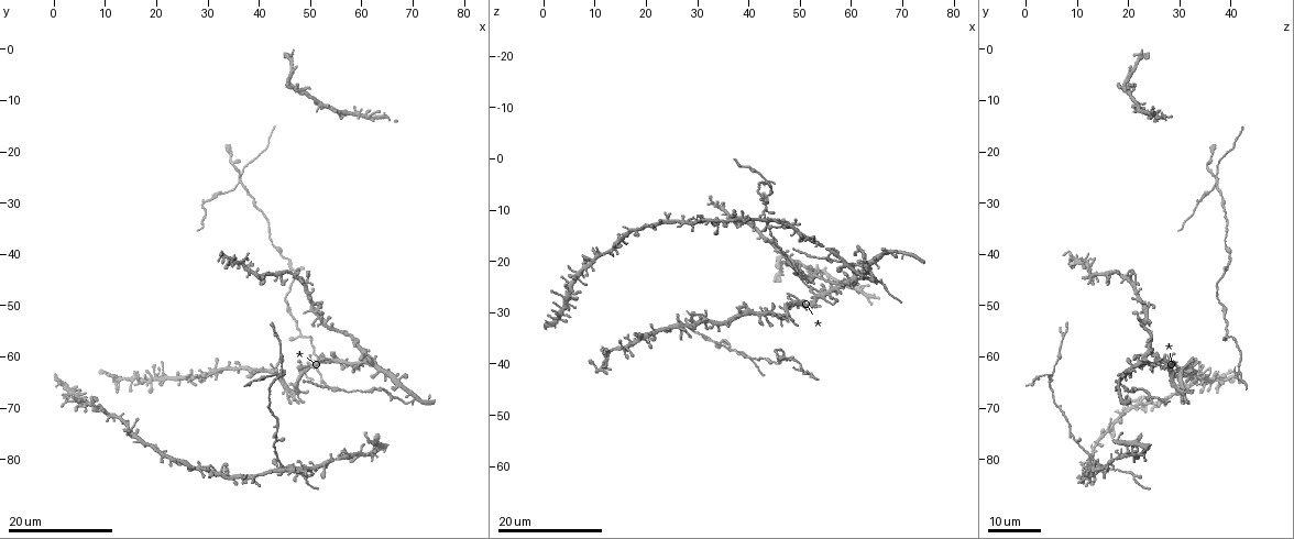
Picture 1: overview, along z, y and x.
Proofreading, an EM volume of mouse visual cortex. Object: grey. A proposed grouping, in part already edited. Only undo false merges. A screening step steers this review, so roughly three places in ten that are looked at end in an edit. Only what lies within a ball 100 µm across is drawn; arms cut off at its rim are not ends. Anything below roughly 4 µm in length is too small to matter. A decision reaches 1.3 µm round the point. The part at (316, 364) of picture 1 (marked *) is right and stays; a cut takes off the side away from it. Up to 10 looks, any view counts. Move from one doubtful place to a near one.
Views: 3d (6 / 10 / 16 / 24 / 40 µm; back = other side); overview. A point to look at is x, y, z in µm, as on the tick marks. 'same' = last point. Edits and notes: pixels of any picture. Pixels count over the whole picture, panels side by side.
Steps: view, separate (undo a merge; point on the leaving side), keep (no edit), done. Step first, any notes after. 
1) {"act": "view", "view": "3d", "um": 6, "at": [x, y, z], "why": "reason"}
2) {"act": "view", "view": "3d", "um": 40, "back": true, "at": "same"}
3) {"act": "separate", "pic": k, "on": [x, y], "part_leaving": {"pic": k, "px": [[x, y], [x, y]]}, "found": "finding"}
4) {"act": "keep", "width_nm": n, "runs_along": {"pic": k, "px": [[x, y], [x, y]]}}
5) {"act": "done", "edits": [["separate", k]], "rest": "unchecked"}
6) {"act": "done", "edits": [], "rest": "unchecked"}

{"act": "view", "view": "3d", "um": 24, "at": [44.0, 75.5, 9.5]}

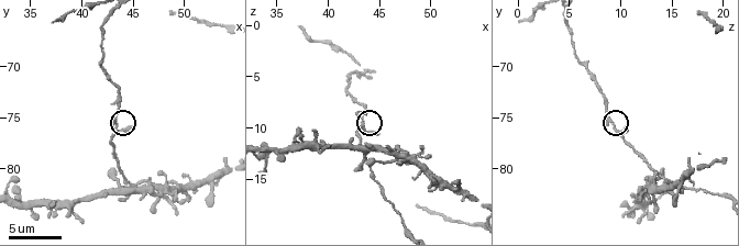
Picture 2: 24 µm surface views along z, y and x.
{"act": "view", "view": "3d", "um": 10, "at": [43.6, 75.8, 9.4]}

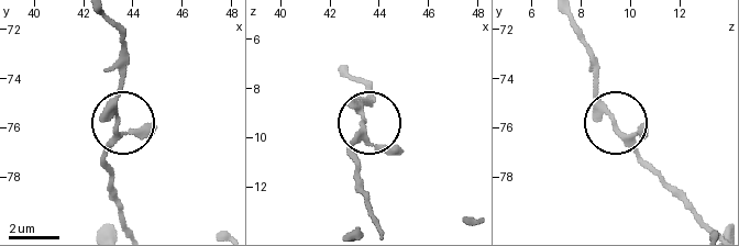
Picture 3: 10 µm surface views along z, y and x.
{"act": "keep", "arms": 3, "runs_along": {"pic": 3, "px": [[124, 226], [105, 151], [118, 125], [118, 52]]}, "found": "continuous, no second neuron"}

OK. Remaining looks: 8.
{"act": "view", "view": "3d", "um": 16, "at": [44.0, 63.5, 5.0], "why": "thin arm on a thick one"}

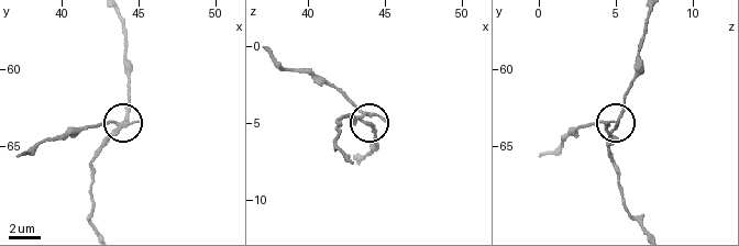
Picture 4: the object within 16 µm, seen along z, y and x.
{"act": "view", "view": "3d", "um": 6, "at": [44.2, 63.6, 5.0]}

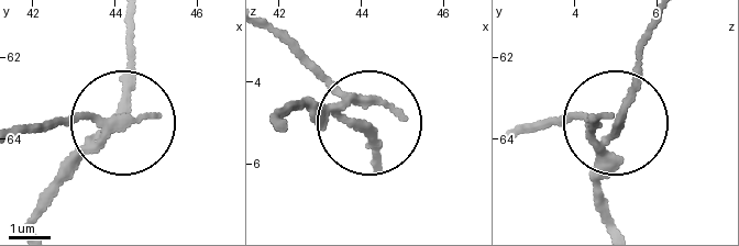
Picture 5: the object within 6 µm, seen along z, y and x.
{"act": "separate", "pic": 5, "on": [55, 125], "width_nm": 220, "found": "two neurons meet here"}

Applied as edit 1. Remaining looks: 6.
{"act": "view", "view": "3d", "um": 24, "at": [44.0, 59.0, 6.5], "why": "thick turns thin"}

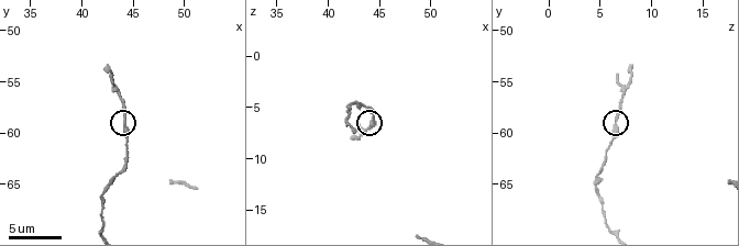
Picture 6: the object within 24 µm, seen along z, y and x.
{"act": "view", "view": "3d", "um": 10, "at": [44.4, 59.2, 6.4]}

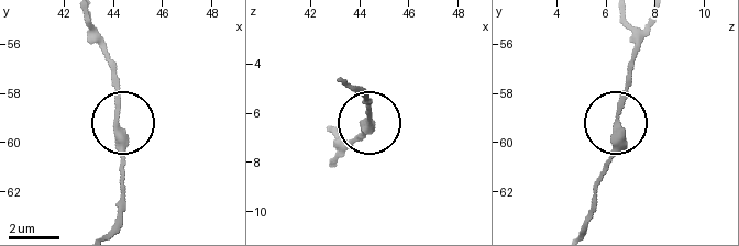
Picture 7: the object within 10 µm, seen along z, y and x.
{"act": "keep", "runs_along": {"pic": 7, "px": [[112, 225], [123, 193], [117, 64]]}, "found": "one neuron here"}

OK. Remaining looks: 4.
{"act": "view", "view": "3d", "um": 16, "at": [42.5, 63.0, 30.0], "why": "four or more arms meet"}

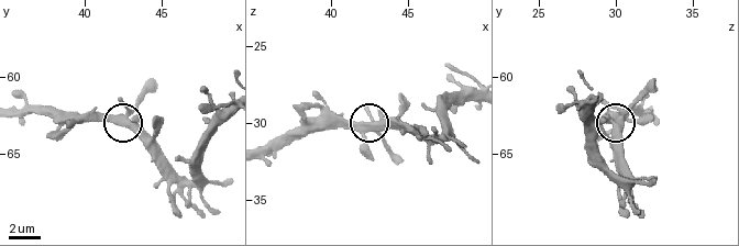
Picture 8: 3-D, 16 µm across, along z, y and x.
{"act": "view", "view": "3d", "um": 10, "at": [42.4, 62.6, 30.4]}

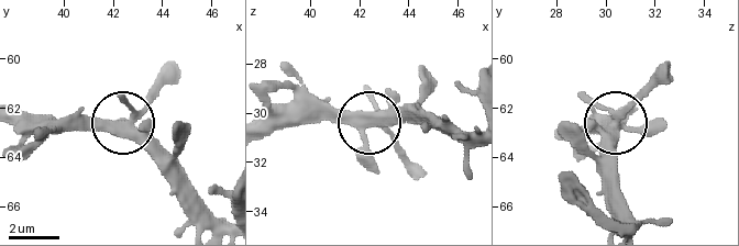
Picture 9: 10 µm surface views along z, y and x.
{"act": "view", "view": "3d", "um": 10, "back": true, "at": [42.4, 62.8, 30.4]}

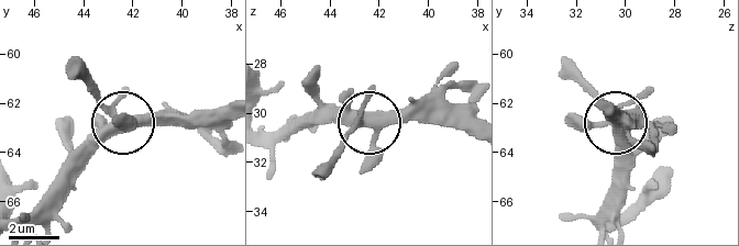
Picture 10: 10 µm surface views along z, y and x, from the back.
{"act": "keep", "side_arm_um": 41, "found": "continuous, no second neuron"}

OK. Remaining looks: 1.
{"act": "done", "edits": [["separate", 5]], "rest": "unchecked"}

